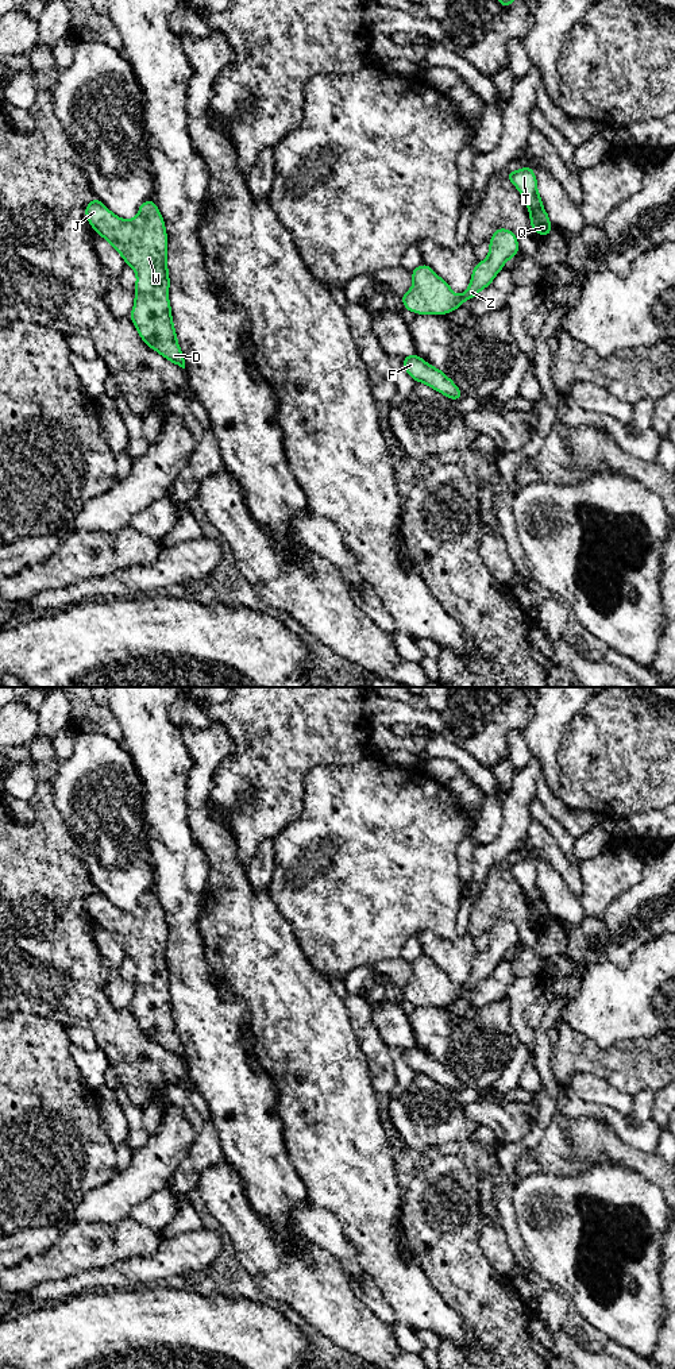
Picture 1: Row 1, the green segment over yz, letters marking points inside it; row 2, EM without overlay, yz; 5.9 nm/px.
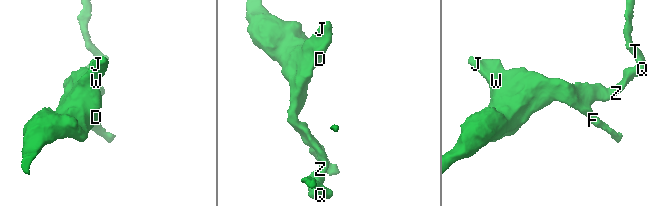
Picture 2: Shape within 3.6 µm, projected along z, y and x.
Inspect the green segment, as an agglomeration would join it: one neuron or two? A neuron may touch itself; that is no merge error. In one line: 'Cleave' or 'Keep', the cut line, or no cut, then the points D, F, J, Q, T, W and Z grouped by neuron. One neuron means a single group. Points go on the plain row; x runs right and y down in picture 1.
Cleave. Split along yz (542, 898), (529, 903). Groups: D F J Q W Z / T

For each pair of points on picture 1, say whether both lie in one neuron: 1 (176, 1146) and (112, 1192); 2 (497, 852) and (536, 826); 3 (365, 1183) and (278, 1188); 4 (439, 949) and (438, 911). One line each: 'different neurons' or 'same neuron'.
1: same neuron
2: different neurons
3: different neurons
4: different neurons

